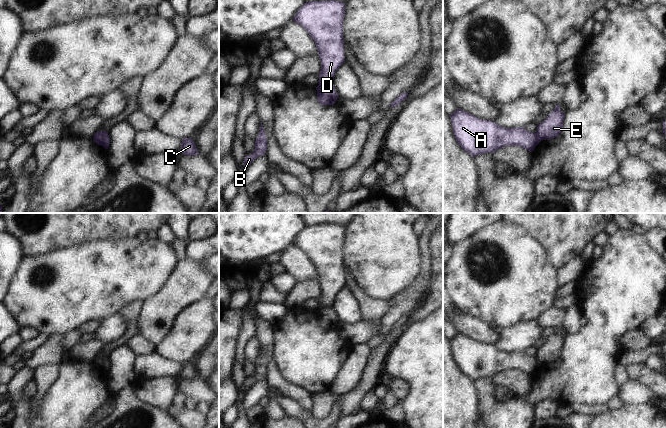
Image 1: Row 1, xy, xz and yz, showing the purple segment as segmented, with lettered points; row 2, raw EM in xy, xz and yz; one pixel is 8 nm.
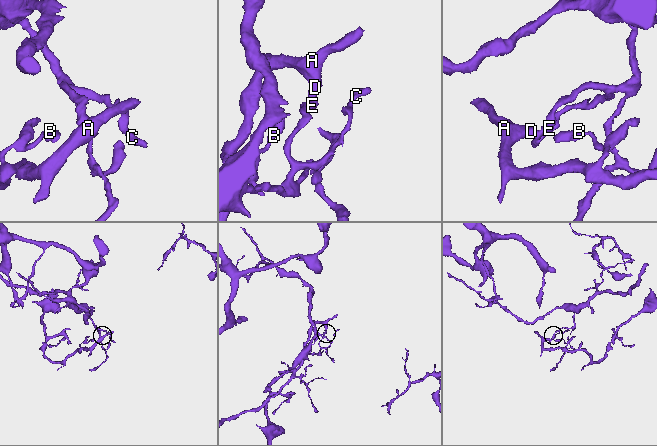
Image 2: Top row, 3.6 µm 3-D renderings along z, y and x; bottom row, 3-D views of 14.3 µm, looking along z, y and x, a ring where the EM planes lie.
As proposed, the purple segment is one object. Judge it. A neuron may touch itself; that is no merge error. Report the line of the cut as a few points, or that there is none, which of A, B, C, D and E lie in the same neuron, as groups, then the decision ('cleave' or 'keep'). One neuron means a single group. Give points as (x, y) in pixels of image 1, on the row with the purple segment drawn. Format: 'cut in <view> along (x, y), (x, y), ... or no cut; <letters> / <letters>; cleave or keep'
cut in xz along (331, 82), (319, 84); A B D / C E; cleave

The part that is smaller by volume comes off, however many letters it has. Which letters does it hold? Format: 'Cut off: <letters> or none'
Cut off: A, B, D

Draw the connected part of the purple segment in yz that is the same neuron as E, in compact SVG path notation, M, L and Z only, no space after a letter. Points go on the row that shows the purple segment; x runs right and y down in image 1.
M556 105L553 112L537 125L536 134L541 140L556 138L563 129L564 118L565 114L561 112L559 105Z

